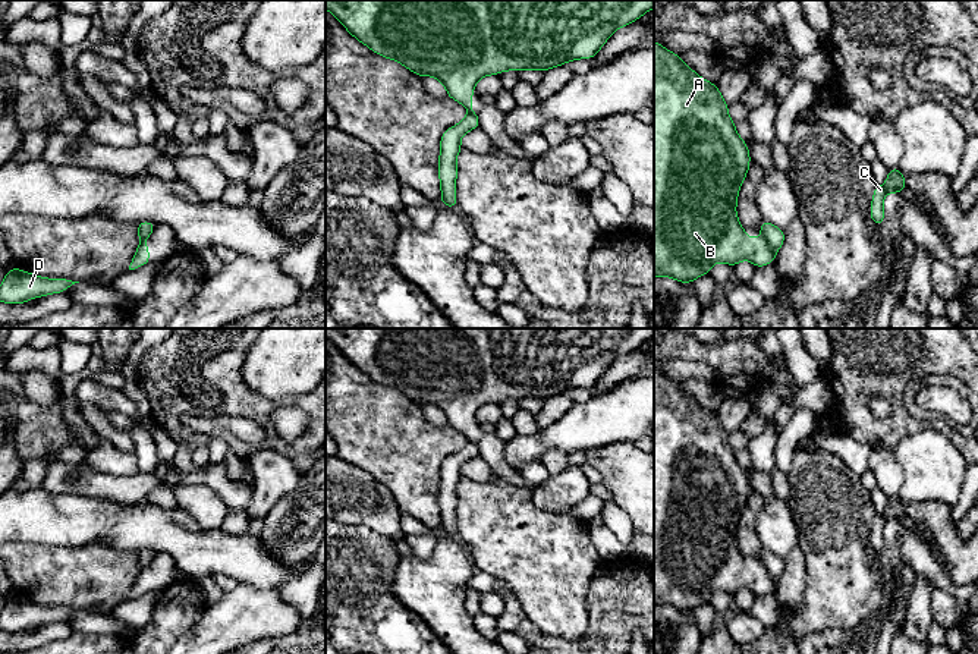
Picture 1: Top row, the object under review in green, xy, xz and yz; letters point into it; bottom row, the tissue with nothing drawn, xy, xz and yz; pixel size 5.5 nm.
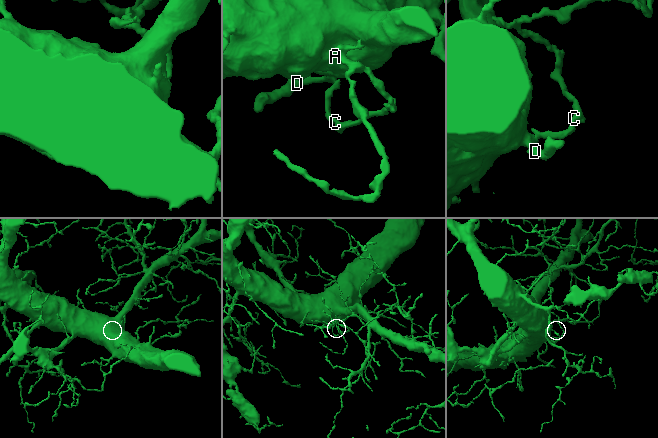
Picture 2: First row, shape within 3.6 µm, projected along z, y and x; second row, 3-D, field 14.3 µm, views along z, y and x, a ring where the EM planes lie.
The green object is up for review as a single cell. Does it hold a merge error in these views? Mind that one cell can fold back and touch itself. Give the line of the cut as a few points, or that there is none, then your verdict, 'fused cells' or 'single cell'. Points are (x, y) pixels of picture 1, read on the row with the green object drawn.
cut yz (766, 242), (776, 251); fused cells

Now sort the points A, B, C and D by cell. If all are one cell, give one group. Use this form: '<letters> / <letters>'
A B D / C

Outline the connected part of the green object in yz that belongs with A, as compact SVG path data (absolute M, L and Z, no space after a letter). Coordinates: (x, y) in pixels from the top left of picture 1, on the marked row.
M654 41L654 277L692 283L710 274L714 262L736 265L749 260L754 267L768 265L776 251L760 238L746 238L736 216L738 192L749 170L749 148L738 135L716 84L689 69L680 56Z

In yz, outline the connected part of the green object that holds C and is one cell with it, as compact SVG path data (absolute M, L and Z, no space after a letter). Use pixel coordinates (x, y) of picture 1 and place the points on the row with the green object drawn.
M897 167L889 170L887 180L883 186L875 186L871 201L871 221L881 226L884 223L883 201L889 192L902 194L905 191L905 174Z

